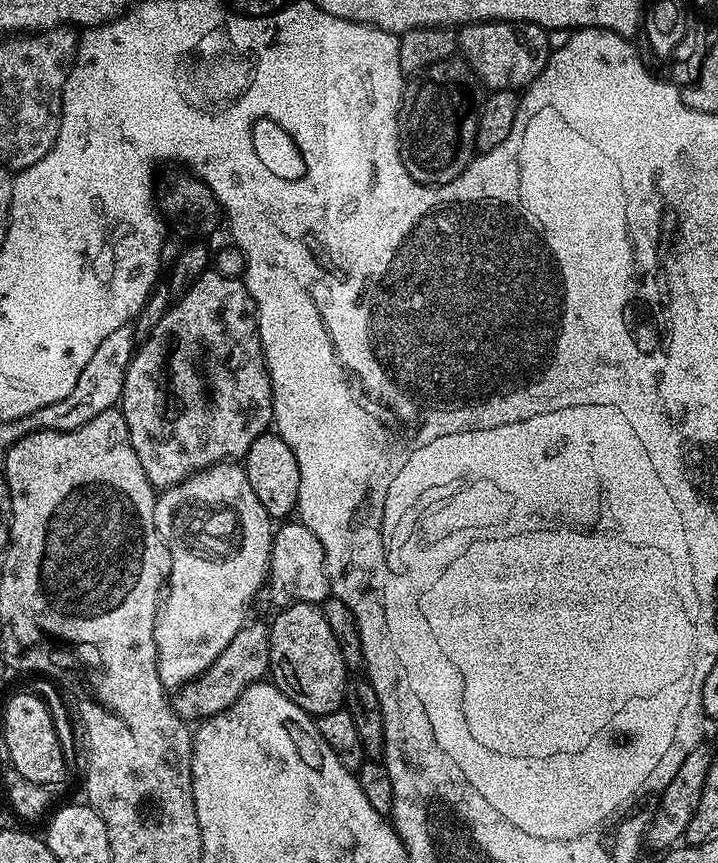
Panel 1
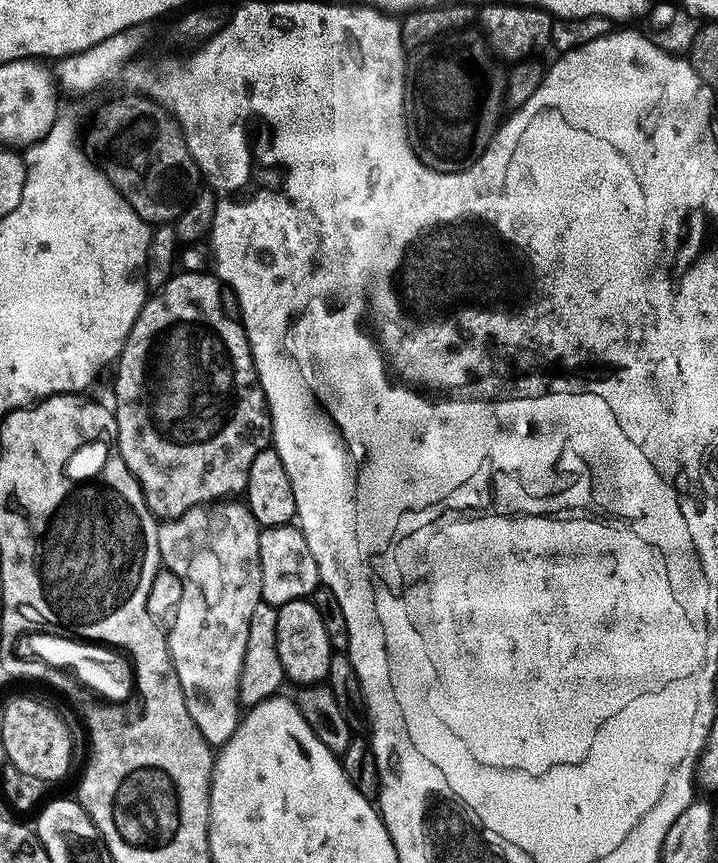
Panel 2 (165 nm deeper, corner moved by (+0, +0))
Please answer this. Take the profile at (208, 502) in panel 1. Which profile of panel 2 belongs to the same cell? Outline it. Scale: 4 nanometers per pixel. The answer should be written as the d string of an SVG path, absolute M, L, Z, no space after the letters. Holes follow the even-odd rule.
M244 502L191 508L179 519L161 523L156 529L163 567L180 576L176 621L173 622L172 629L169 627L166 632L168 649L188 703L190 718L194 718L202 738L210 746L223 746L227 743L242 719L240 675L242 658L246 658L246 634L250 634L250 613L254 606L262 603L262 572L258 558L261 531L252 511Z

